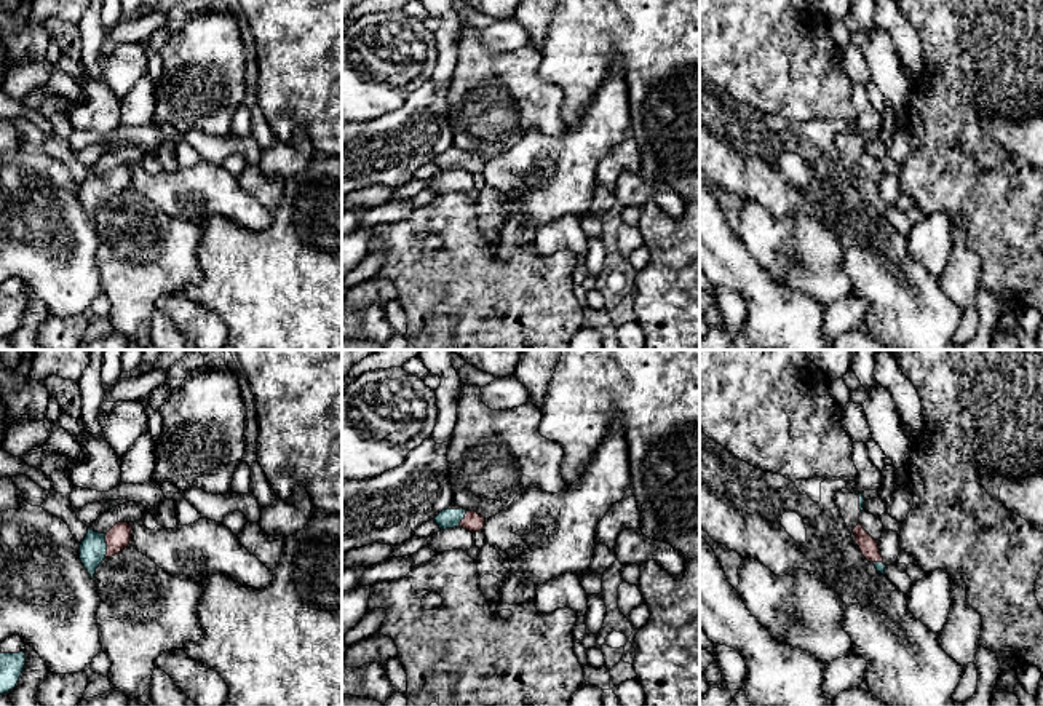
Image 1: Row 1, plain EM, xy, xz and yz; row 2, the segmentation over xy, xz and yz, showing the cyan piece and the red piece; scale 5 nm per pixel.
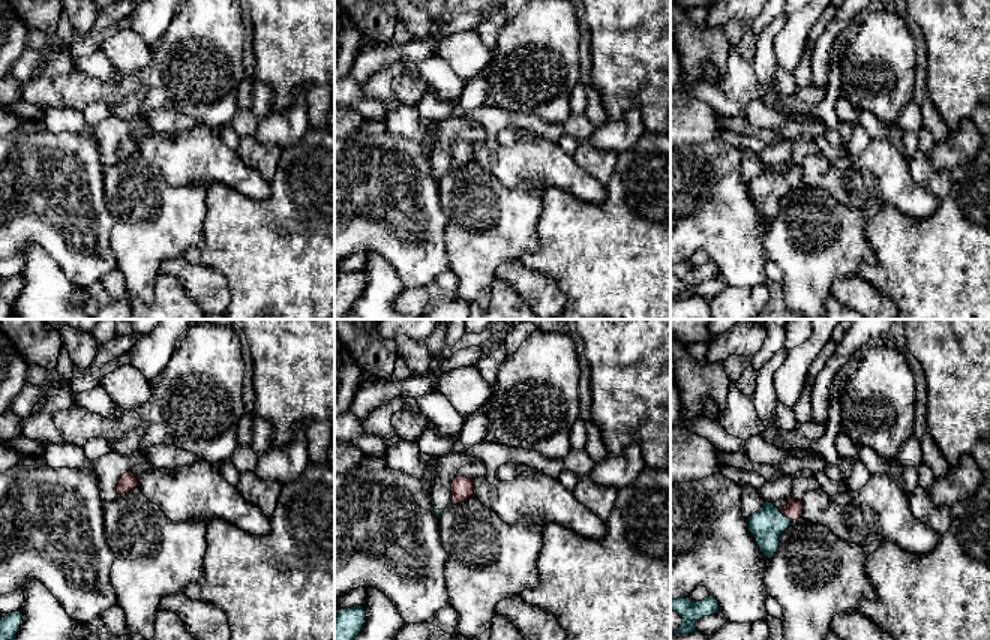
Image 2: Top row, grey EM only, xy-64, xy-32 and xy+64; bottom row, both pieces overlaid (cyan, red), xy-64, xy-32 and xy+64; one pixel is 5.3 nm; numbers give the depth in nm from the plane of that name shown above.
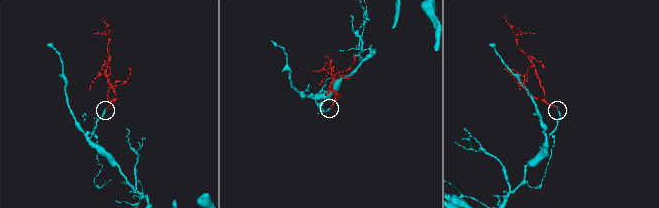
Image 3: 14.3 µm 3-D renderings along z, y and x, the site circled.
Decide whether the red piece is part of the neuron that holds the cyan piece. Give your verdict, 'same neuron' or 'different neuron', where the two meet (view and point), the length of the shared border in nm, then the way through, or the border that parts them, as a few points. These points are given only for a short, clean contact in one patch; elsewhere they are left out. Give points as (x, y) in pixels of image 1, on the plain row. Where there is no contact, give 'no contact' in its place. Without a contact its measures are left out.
same neuron | xy (106, 189) | 110 nm | across xy (93, 192), (106, 189), (118, 179)

